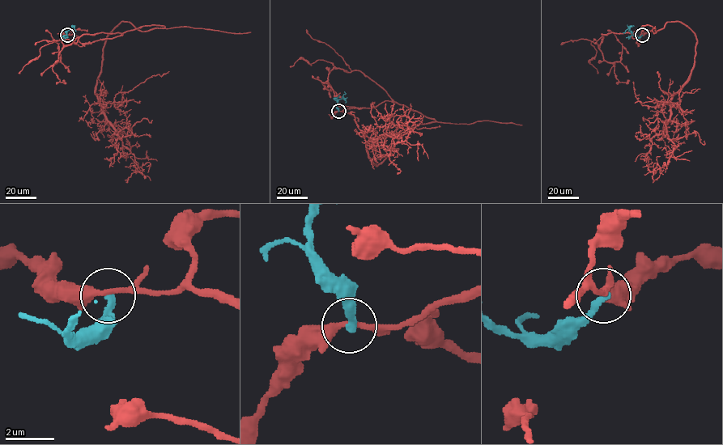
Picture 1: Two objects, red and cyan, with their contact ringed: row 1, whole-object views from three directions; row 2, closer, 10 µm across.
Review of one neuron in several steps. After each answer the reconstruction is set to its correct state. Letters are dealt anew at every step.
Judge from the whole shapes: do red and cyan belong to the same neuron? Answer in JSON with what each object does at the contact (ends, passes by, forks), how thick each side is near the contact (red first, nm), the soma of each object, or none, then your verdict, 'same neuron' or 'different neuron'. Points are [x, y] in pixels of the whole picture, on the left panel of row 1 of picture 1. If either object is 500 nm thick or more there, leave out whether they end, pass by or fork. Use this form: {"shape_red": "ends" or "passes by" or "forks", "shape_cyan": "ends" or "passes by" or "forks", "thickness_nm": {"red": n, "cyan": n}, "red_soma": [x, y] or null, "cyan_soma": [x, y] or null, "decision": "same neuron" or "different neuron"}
{"shape_red": "passes by", "shape_cyan": "ends", "thickness_nm": {"red": 280, "cyan": 280}, "red_soma": null, "cyan_soma": null, "decision": "different neuron"}

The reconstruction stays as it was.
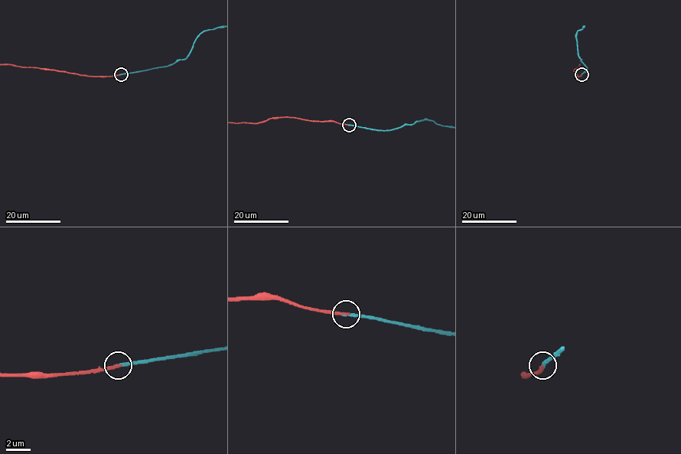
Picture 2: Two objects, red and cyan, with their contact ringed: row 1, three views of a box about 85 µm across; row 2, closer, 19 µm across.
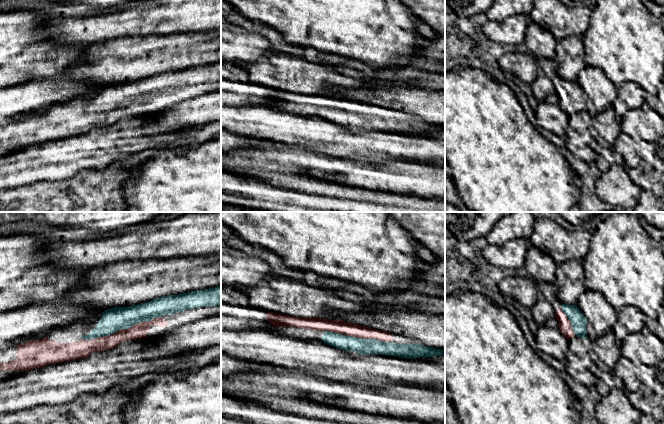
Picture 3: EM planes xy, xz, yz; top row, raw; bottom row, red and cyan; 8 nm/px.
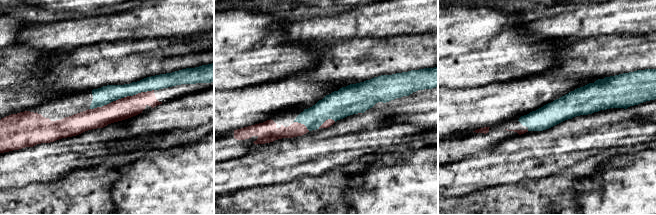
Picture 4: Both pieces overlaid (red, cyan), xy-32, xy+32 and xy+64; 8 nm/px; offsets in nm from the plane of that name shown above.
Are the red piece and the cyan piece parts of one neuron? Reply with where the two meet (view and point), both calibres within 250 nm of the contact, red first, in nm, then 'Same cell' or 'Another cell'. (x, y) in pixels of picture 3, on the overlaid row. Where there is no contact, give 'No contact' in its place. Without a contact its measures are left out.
Touches red at xy (121, 329). Thickness 120 nm (red) against 190 nm. Same cell

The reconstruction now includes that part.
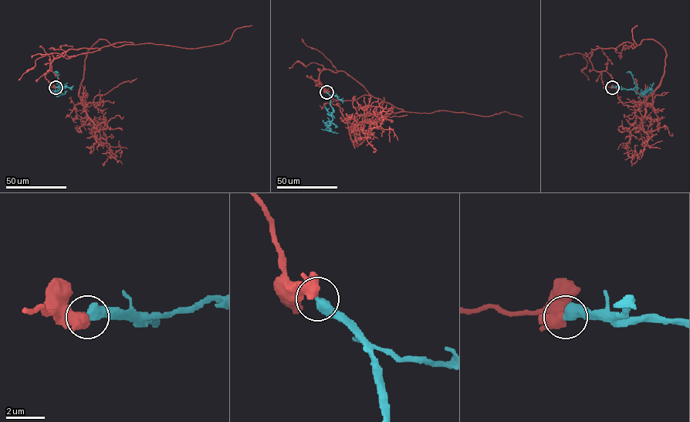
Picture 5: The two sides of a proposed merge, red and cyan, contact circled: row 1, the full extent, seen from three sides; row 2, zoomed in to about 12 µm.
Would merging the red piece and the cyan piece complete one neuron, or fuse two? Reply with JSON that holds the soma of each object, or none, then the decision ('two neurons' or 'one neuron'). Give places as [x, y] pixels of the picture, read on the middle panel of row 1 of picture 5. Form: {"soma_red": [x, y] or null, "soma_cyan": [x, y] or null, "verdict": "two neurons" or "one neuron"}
{"soma_red": null, "soma_cyan": null, "verdict": "two neurons"}

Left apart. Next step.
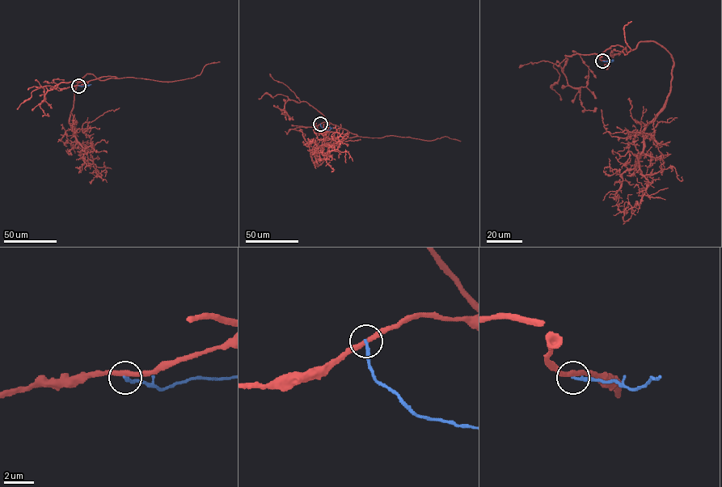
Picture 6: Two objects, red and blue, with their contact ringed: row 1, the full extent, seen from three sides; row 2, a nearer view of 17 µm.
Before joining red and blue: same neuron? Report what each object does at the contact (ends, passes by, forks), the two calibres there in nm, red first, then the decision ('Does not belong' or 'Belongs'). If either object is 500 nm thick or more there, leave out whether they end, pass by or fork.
At the ring red passes by. At the ring blue ends. Thickness 320 nm (red) against 220 nm. Does not belong

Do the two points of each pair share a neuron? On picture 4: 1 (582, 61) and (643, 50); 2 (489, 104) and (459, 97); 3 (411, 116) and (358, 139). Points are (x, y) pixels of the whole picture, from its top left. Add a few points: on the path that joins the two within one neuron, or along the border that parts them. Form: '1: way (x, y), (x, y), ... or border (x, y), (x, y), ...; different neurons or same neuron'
1: way (597, 56), (628, 52); same neuron
2: way (482, 104), (466, 104); same neuron
3: border (387, 121), (417, 126); different neurons

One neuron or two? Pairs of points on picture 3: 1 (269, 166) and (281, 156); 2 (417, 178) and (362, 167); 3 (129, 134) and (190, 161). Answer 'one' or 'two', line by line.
1: one
2: one
3: two

